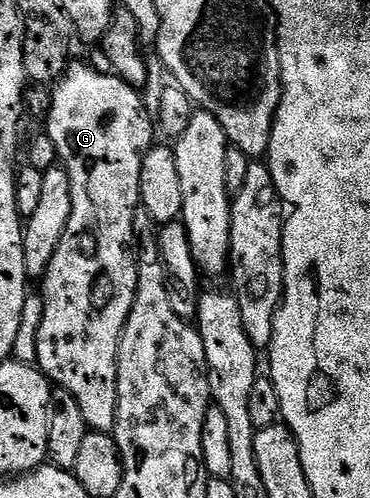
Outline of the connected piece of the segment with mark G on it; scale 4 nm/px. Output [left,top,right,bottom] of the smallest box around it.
[35,62,154,434]

